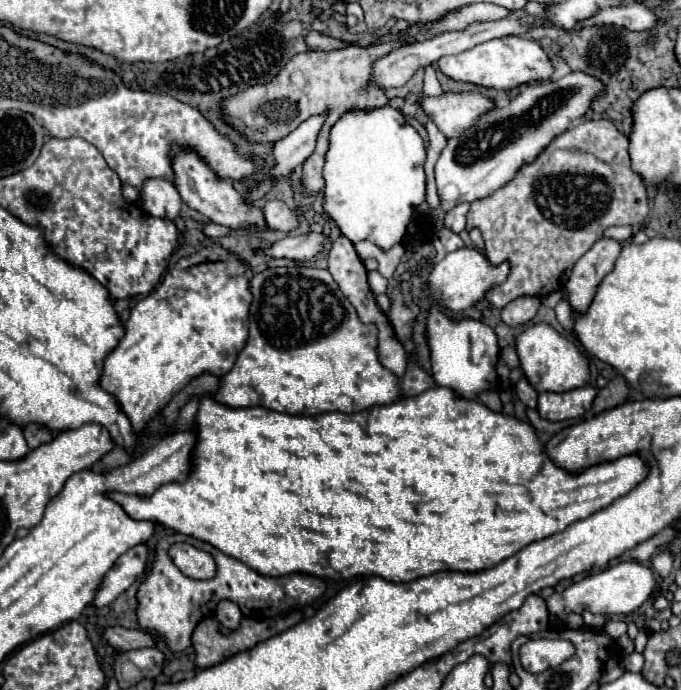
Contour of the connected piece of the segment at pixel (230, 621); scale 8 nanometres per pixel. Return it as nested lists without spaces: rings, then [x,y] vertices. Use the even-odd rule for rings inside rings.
[[[221,600],[215,608],[215,618],[229,630],[235,630],[241,622],[241,610],[235,602],[229,602],[229,600]]]

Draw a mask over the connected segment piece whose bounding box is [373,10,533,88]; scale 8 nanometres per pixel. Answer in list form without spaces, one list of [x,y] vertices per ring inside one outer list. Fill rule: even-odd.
[[[523,10],[519,12],[513,12],[509,18],[503,18],[499,22],[481,22],[481,24],[473,24],[469,26],[467,30],[463,32],[445,32],[445,34],[439,34],[431,40],[425,40],[425,42],[417,42],[417,44],[409,44],[409,46],[403,46],[403,48],[397,48],[393,50],[391,54],[387,54],[385,58],[381,58],[375,68],[373,68],[373,84],[375,86],[381,86],[381,88],[395,88],[395,86],[403,86],[407,80],[411,80],[411,76],[419,70],[419,68],[427,68],[431,64],[437,64],[437,60],[441,56],[447,56],[447,54],[459,54],[459,52],[465,52],[481,42],[487,42],[487,40],[493,40],[493,38],[503,38],[503,36],[511,36],[511,34],[521,34],[525,30],[529,30],[533,26],[533,18],[527,16]]]

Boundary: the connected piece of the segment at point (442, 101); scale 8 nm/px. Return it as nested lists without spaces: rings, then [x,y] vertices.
[[[463,92],[441,94],[437,98],[427,96],[421,100],[421,106],[429,116],[433,116],[433,122],[447,138],[455,138],[461,130],[473,126],[473,122],[493,104],[477,92]]]

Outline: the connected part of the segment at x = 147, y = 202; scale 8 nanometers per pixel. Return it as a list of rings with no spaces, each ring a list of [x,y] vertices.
[[[147,178],[141,188],[143,210],[157,218],[175,220],[181,210],[181,196],[173,182],[163,178]]]

